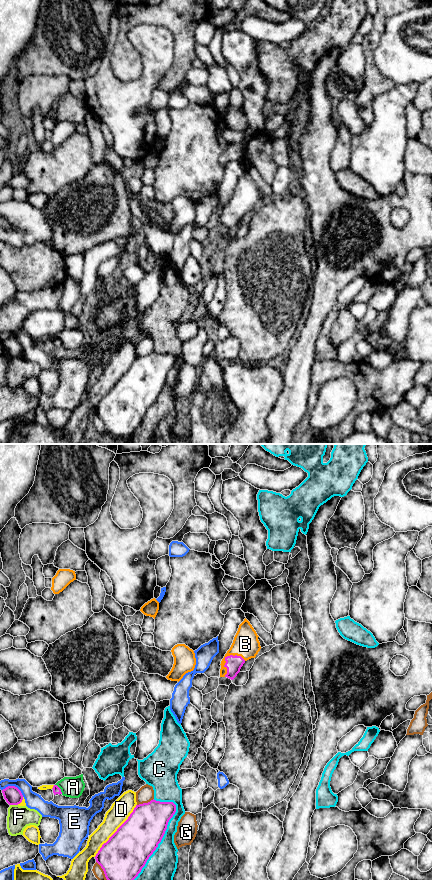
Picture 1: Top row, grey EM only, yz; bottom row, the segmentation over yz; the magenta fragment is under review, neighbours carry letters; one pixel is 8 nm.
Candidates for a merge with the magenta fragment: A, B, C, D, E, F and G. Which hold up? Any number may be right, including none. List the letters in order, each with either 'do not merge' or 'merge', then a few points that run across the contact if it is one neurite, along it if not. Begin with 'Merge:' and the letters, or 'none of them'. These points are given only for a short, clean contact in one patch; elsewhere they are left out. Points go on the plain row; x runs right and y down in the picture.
Merge: B
A: do not merge
B: merge; line yz (233, 216), (225, 212), (245, 196)
C: do not merge
D: do not merge
E: do not merge
F: do not merge
G: do not merge

